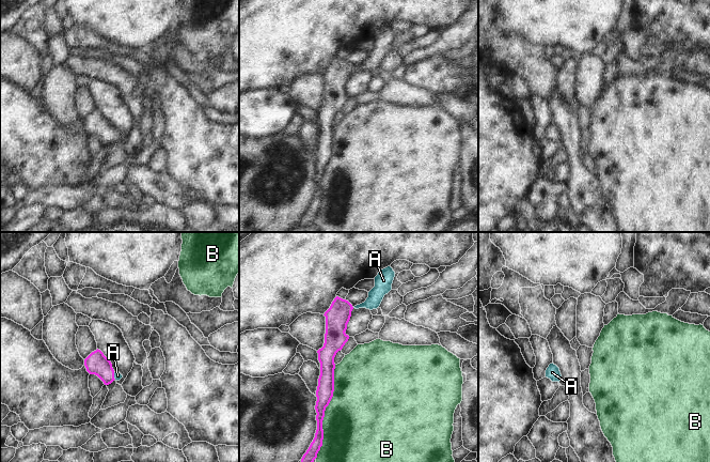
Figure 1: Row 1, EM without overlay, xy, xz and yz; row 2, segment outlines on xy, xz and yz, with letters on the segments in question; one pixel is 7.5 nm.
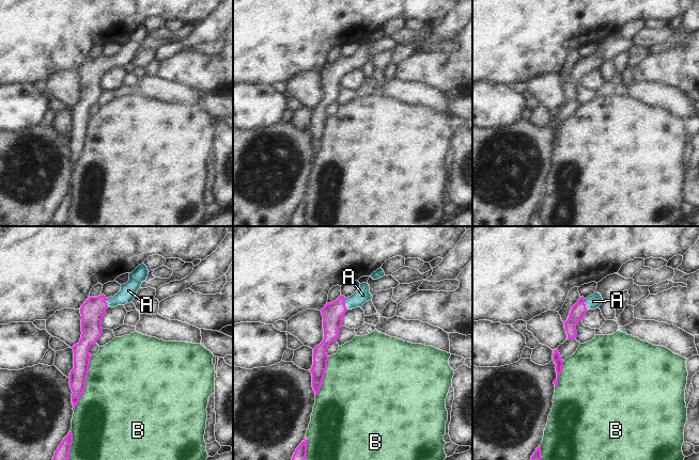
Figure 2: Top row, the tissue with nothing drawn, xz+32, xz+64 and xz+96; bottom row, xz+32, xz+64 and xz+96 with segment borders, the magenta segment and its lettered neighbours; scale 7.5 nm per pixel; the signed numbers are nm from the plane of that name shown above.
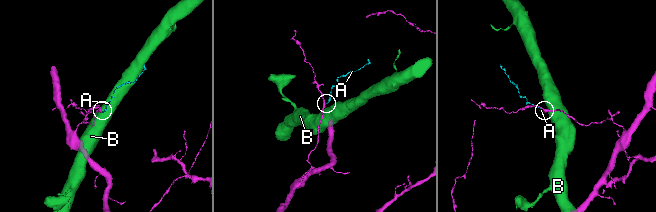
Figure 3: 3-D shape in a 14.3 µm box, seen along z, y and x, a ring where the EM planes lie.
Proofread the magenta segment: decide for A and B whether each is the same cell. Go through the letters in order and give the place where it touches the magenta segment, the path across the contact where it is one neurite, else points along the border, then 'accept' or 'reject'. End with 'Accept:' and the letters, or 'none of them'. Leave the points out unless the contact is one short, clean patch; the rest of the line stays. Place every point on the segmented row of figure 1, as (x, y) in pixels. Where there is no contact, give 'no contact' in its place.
A: contact xy (113, 375); way xy (96, 363), (113, 375), (117, 375); accept
B: contact xz (324, 412); reject
Accept: A

